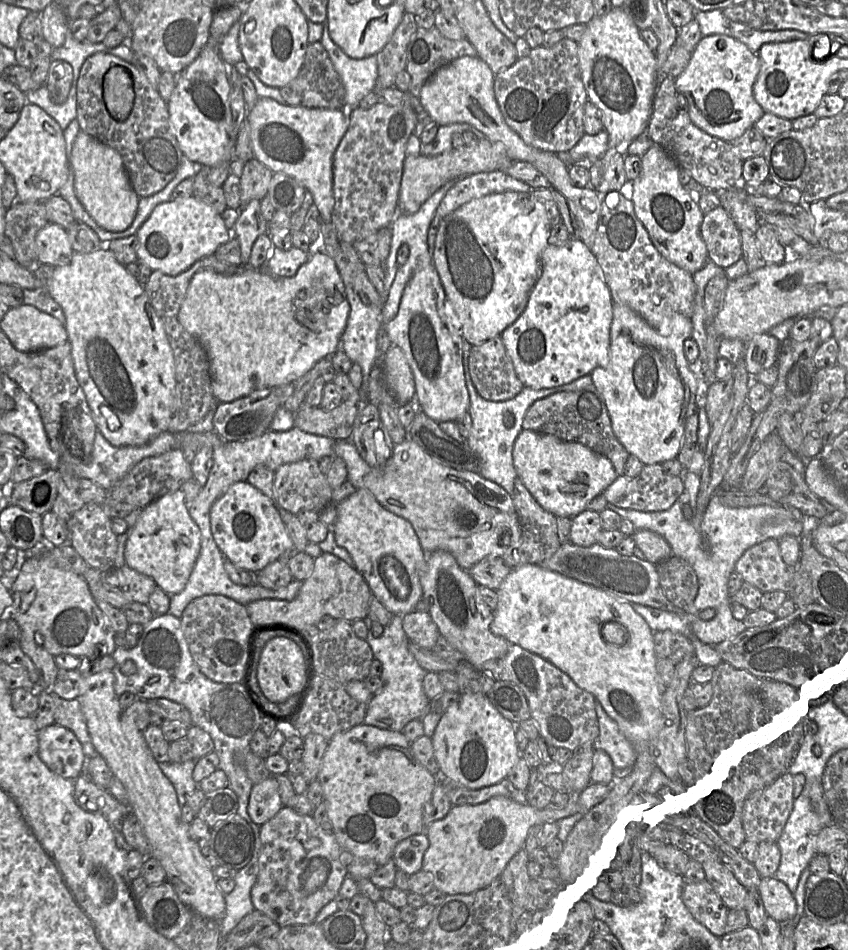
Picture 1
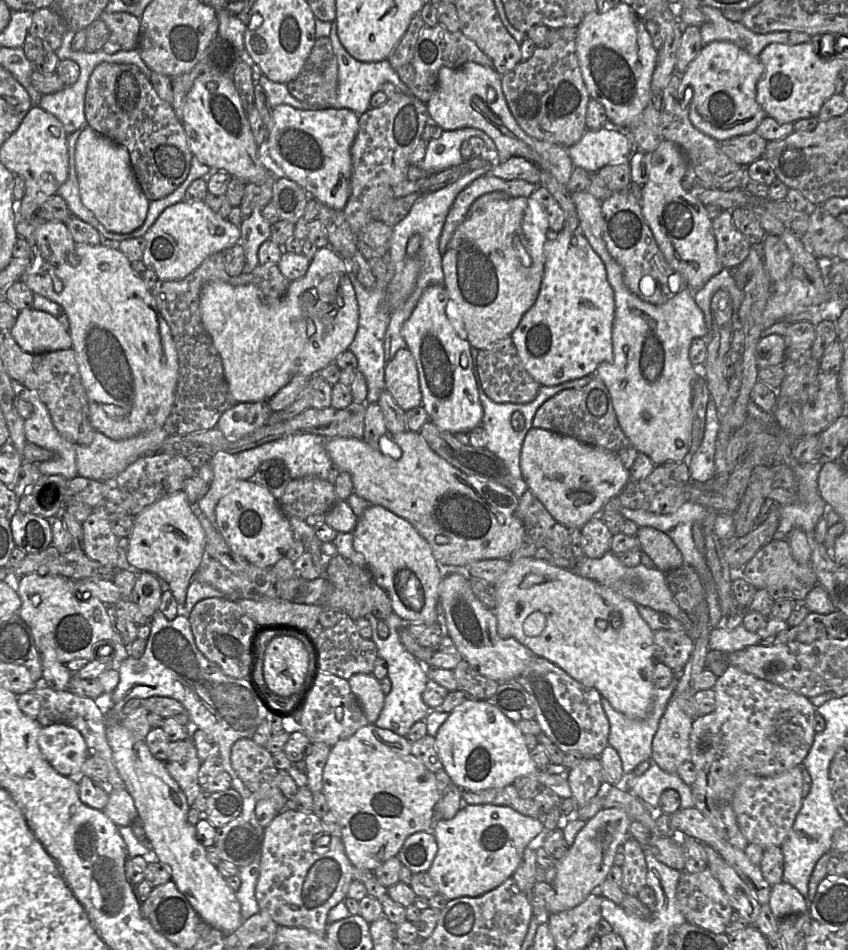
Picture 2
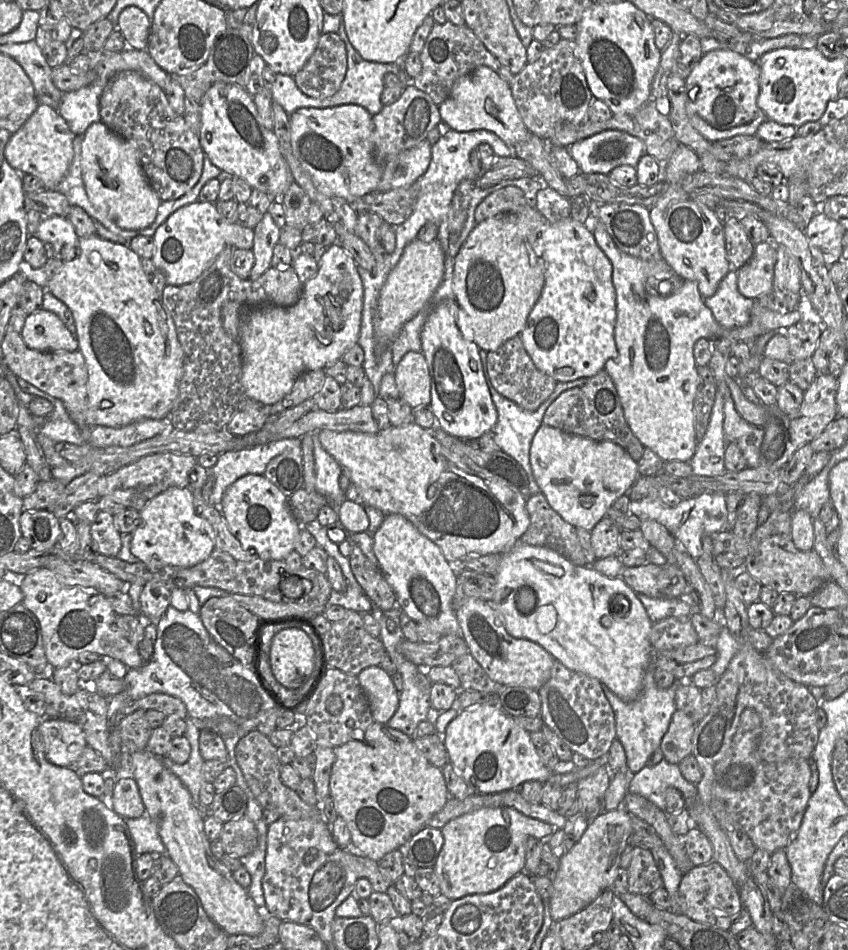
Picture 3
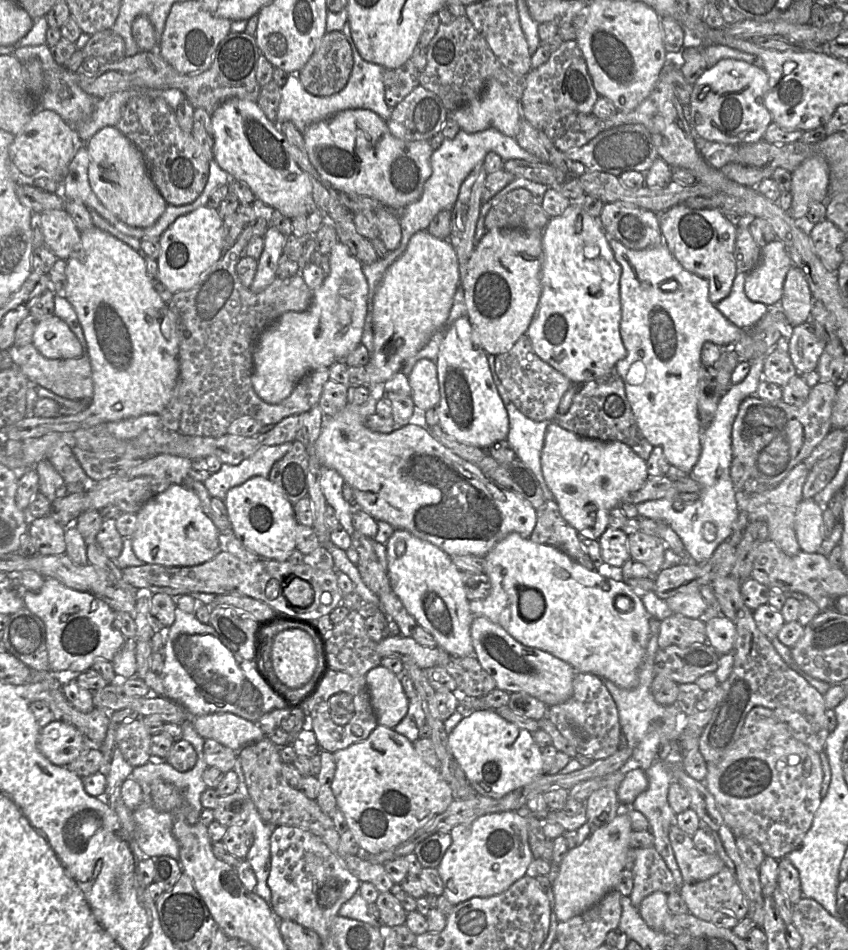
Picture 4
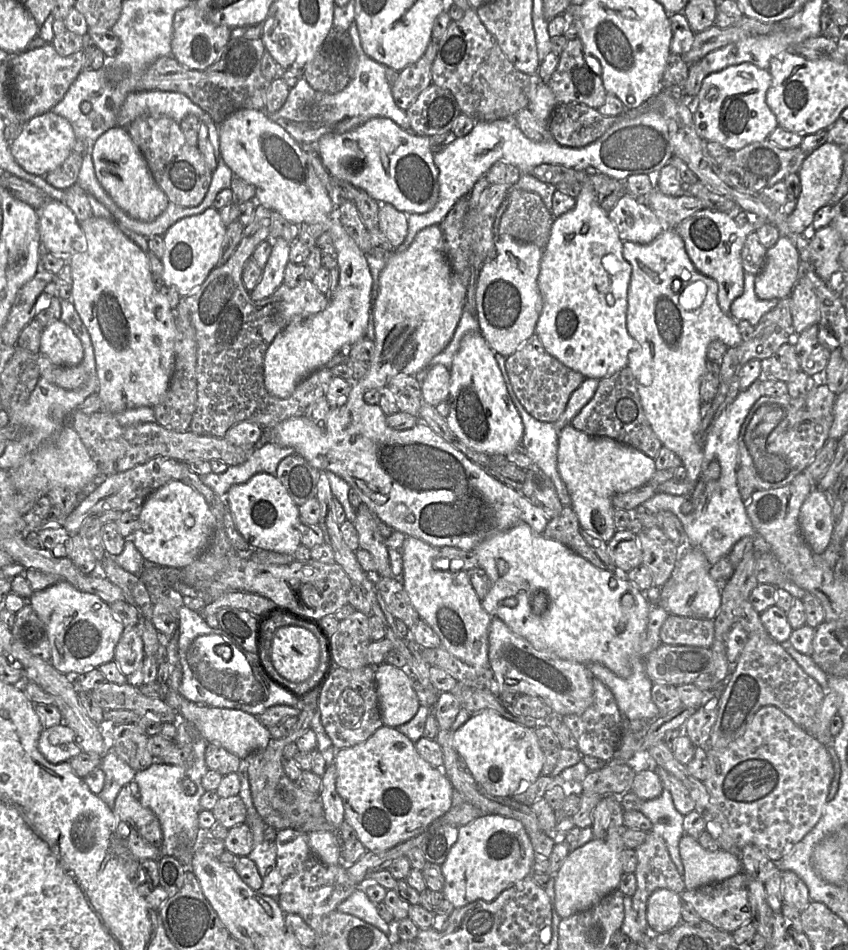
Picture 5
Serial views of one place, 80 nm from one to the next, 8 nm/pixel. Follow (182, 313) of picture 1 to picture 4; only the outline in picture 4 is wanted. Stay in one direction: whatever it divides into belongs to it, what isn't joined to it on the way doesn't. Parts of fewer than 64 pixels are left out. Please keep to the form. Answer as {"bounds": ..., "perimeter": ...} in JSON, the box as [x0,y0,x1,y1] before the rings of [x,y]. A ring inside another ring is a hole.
{"bounds":[251,241,368,404],"perimeter":[[[339,241],[332,246],[328,257],[330,272],[322,285],[313,291],[310,307],[304,312],[284,313],[261,332],[256,340],[251,382],[256,394],[266,403],[276,404],[283,401],[308,372],[329,368],[335,362],[344,360],[345,356],[361,343],[368,298],[368,283],[362,271],[362,263]]]}

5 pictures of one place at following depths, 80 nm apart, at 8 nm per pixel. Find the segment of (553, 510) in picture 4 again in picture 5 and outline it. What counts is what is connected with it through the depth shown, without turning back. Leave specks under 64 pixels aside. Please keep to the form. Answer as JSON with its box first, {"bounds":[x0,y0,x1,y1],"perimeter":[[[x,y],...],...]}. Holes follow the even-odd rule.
{"bounds":[542,506,609,570],"perimeter":[[[565,506],[558,516],[548,521],[542,535],[545,538],[561,542],[597,568],[609,570],[608,566],[584,540],[581,529],[573,508],[571,506]]]}

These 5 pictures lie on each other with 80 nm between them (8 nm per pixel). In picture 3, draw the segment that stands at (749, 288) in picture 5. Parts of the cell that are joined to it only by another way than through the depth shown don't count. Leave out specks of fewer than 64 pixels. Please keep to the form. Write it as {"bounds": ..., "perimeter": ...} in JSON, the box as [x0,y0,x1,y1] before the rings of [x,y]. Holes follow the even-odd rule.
{"bounds":[704,270,753,329],"perimeter":[[[730,270],[721,280],[716,293],[704,298],[716,321],[727,329],[743,327],[750,322],[753,299],[744,297],[738,290],[736,271]]]}

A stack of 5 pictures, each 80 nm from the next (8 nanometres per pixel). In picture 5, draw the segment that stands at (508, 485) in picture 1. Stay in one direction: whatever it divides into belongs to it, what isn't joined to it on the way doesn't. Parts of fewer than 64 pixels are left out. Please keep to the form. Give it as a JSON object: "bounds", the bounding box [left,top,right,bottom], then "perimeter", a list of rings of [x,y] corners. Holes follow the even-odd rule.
{"bounds":[495,353,571,507],"perimeter":[[[495,353],[495,359],[502,371],[511,400],[519,412],[524,425],[521,446],[533,460],[534,464],[551,479],[563,507],[571,506],[570,495],[557,468],[558,438],[560,430],[556,428],[554,423],[540,421],[525,410],[515,395],[506,372],[506,356]]]}

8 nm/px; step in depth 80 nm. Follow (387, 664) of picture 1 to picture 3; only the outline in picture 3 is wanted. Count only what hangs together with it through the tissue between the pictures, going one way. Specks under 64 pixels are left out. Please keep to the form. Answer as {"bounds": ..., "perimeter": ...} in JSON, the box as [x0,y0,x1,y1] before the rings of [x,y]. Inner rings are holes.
{"bounds":[369,605,433,736],"perimeter":[[[373,605],[373,609],[369,612],[375,620],[380,625],[379,639],[383,643],[386,654],[391,658],[392,662],[395,664],[397,673],[401,675],[402,678],[402,690],[399,692],[399,704],[396,712],[386,723],[386,725],[392,729],[399,730],[409,736],[413,735],[416,727],[421,721],[427,719],[427,714],[430,709],[430,690],[433,684],[426,675],[425,667],[418,667],[413,662],[407,660],[399,651],[398,645],[404,639],[404,635],[400,628],[400,608],[393,607],[390,610],[382,611]],[[388,619],[393,620],[396,623],[396,628],[393,632],[390,632],[386,627],[385,623]]]}

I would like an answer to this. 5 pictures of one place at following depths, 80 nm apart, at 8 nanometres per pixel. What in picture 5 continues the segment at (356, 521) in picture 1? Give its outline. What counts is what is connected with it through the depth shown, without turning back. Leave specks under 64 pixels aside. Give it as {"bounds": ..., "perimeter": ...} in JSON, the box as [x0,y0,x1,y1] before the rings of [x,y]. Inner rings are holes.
{"bounds":[401,536,494,678],"perimeter":[[[414,536],[405,537],[401,546],[403,586],[419,617],[439,637],[440,645],[470,666],[489,668],[494,678],[488,659],[488,634],[492,616],[483,609],[467,571],[434,568],[433,561],[438,557],[440,548]]]}

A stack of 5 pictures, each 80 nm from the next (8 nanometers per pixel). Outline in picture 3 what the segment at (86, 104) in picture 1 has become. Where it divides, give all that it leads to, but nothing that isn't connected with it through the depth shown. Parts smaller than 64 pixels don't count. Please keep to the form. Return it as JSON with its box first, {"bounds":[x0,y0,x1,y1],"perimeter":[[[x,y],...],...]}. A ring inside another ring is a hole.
{"bounds":[99,70,205,201],"perimeter":[[[132,70],[116,74],[100,96],[99,110],[100,122],[135,144],[143,173],[161,201],[179,199],[198,183],[205,160],[199,135],[174,112],[165,92],[154,82]]]}

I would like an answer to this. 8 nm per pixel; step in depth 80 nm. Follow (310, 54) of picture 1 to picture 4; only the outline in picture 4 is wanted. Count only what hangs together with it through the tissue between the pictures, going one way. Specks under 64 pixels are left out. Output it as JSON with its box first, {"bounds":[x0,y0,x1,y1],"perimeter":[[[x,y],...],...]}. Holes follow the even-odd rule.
{"bounds":[298,32,352,96],"perimeter":[[[326,32],[298,78],[308,93],[331,96],[345,87],[352,67],[352,50],[343,33]]]}

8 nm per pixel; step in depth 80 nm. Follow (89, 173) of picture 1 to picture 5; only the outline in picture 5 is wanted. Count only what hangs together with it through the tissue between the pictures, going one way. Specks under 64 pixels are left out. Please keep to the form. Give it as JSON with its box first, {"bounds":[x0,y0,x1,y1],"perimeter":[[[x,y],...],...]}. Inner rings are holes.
{"bounds":[92,127,170,222],"perimeter":[[[112,127],[95,142],[92,151],[97,180],[112,200],[130,217],[150,222],[161,215],[170,202],[155,182],[138,146],[124,127]]]}

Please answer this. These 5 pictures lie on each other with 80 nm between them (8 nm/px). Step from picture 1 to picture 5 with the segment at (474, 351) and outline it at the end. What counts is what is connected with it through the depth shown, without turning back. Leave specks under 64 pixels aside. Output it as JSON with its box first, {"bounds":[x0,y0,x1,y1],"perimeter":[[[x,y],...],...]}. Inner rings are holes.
{"bounds":[506,332,585,422],"perimeter":[[[534,332],[514,353],[506,357],[506,372],[513,391],[525,410],[534,418],[545,422],[556,422],[572,393],[585,377],[550,355]]]}

